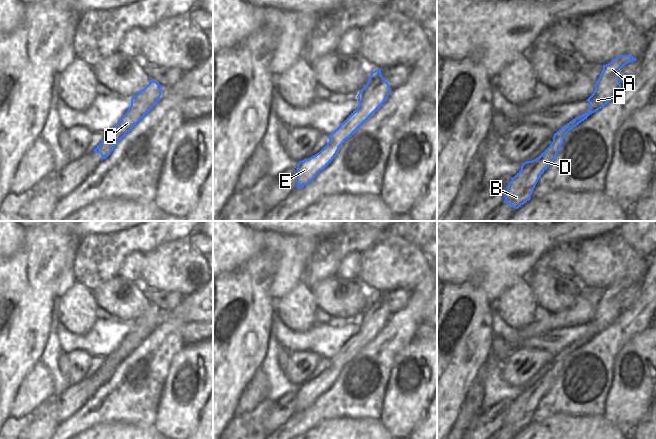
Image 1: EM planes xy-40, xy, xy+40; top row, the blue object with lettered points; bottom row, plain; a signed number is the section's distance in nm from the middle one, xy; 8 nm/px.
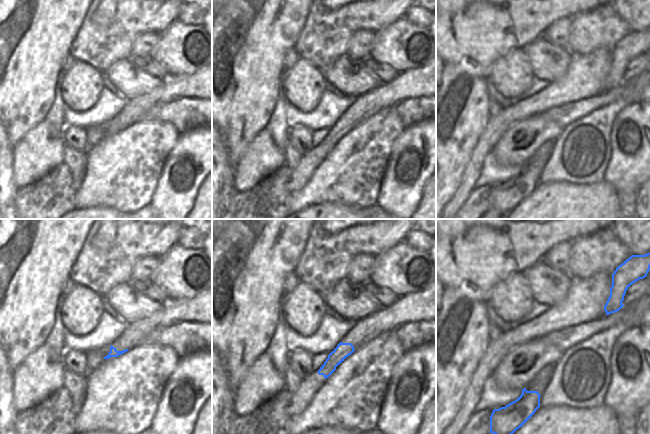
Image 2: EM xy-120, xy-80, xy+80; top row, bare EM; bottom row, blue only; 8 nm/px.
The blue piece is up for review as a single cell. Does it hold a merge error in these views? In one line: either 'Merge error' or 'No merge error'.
No merge error.

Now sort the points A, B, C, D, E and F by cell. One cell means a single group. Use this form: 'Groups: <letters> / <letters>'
Groups: A B C D E F.

